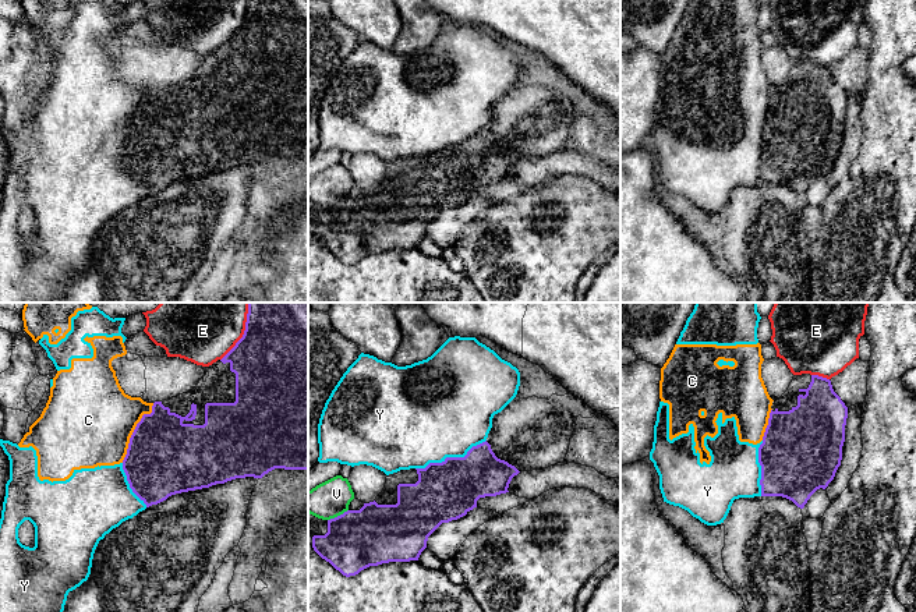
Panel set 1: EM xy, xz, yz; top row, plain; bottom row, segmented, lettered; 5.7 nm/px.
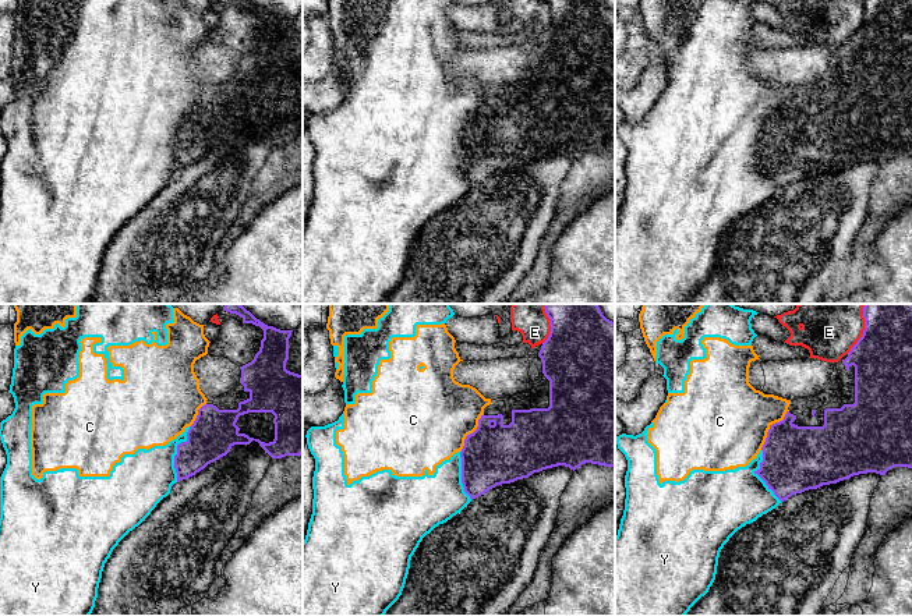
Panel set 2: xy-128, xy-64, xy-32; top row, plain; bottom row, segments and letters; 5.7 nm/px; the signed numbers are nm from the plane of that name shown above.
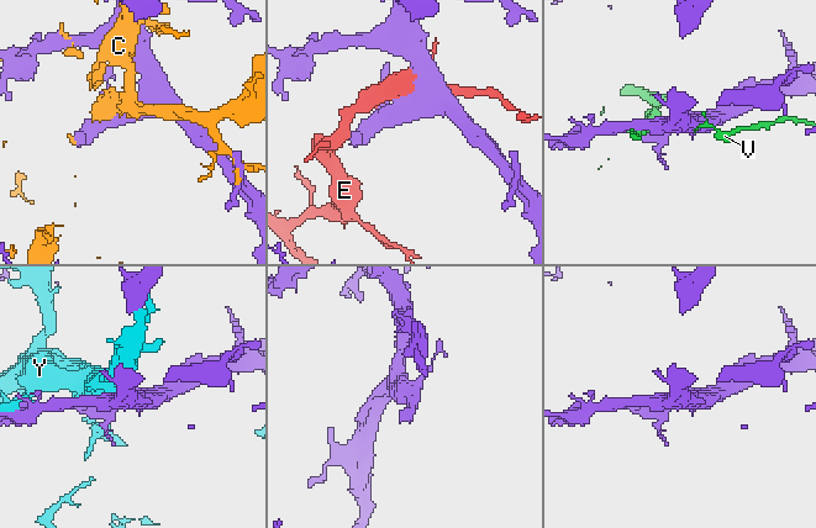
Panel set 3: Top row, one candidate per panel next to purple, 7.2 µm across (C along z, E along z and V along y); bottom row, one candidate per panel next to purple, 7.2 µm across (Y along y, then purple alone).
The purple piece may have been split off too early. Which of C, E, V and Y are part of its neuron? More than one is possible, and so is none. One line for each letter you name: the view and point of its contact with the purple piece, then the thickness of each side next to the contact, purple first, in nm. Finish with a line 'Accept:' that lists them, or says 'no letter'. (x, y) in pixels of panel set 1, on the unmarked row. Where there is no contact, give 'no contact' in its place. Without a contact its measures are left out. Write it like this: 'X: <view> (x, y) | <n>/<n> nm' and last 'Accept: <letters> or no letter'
Accept: no letter

